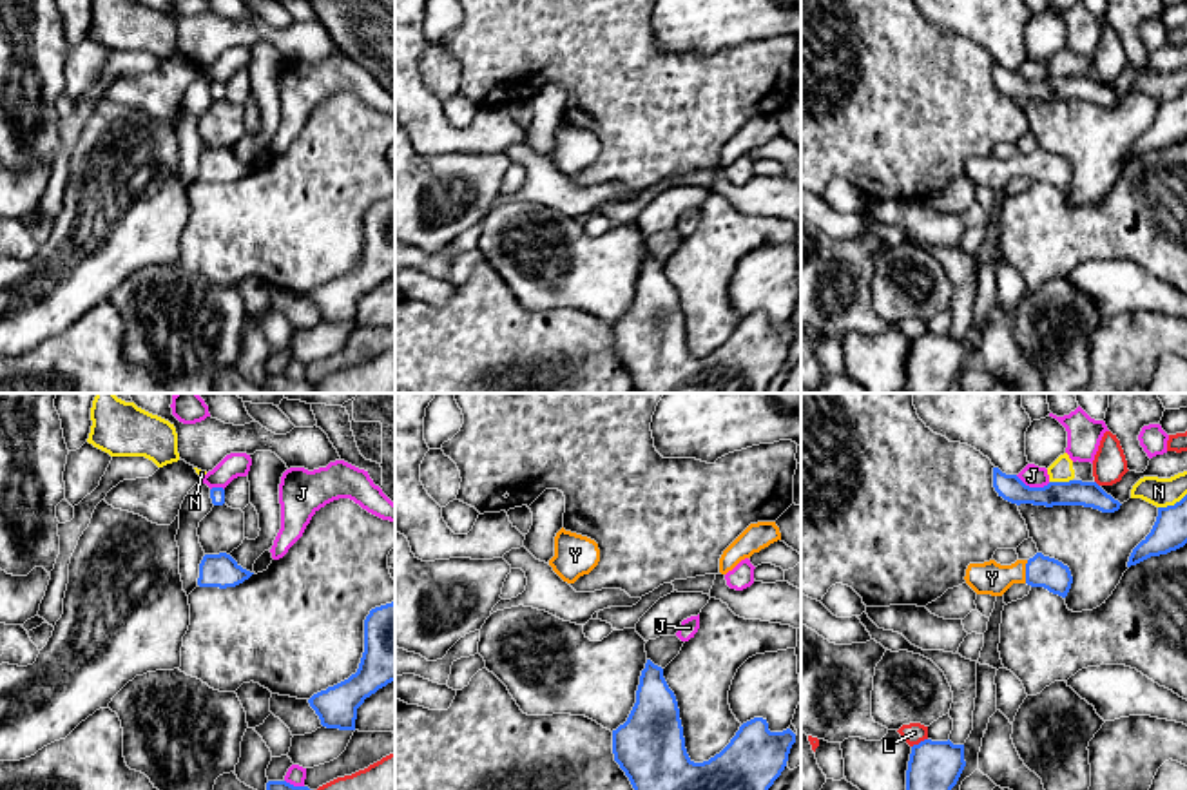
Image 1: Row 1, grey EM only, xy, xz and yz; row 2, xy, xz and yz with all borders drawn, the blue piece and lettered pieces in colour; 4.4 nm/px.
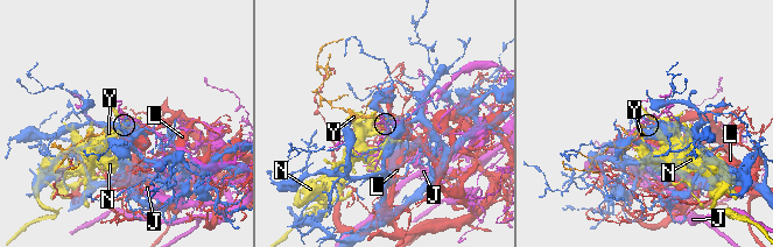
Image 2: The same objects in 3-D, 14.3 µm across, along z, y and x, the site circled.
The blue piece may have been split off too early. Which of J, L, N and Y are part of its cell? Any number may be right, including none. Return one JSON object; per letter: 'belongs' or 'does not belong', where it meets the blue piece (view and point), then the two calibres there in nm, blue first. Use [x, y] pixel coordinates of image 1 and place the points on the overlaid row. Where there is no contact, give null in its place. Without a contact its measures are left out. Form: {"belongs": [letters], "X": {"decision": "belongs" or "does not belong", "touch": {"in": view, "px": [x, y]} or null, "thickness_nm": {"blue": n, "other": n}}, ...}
{"belongs": ["Y"], "J": {"decision": "does not belong", "touch": {"in": "yz", "px": [1033, 488]}, "thickness_nm": {"blue": 110, "other": 100}}, "L": {"decision": "does not belong", "touch": {"in": "yz", "px": [921, 741]}, "thickness_nm": {"blue": 220, "other": 90}}, "N": {"decision": "does not belong", "touch": {"in": "yz", "px": [1171, 506]}, "thickness_nm": {"blue": 160, "other": 130}}, "Y": {"decision": "belongs", "touch": {"in": "yz", "px": [1026, 571]}, "thickness_nm": {"blue": 140, "other": 140}}}

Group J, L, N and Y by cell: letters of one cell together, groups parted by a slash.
J / L / N / Y

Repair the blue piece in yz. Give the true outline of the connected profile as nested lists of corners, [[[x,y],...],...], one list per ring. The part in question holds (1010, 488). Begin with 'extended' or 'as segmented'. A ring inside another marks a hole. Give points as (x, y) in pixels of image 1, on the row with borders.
as segmented | [[[993,467],[993,487],[999,496],[1017,506],[1084,506],[1102,513],[1115,513],[1122,506],[1096,482],[1069,480],[1049,482],[1044,487],[1029,487],[1017,475],[1006,475],[999,467]]]

